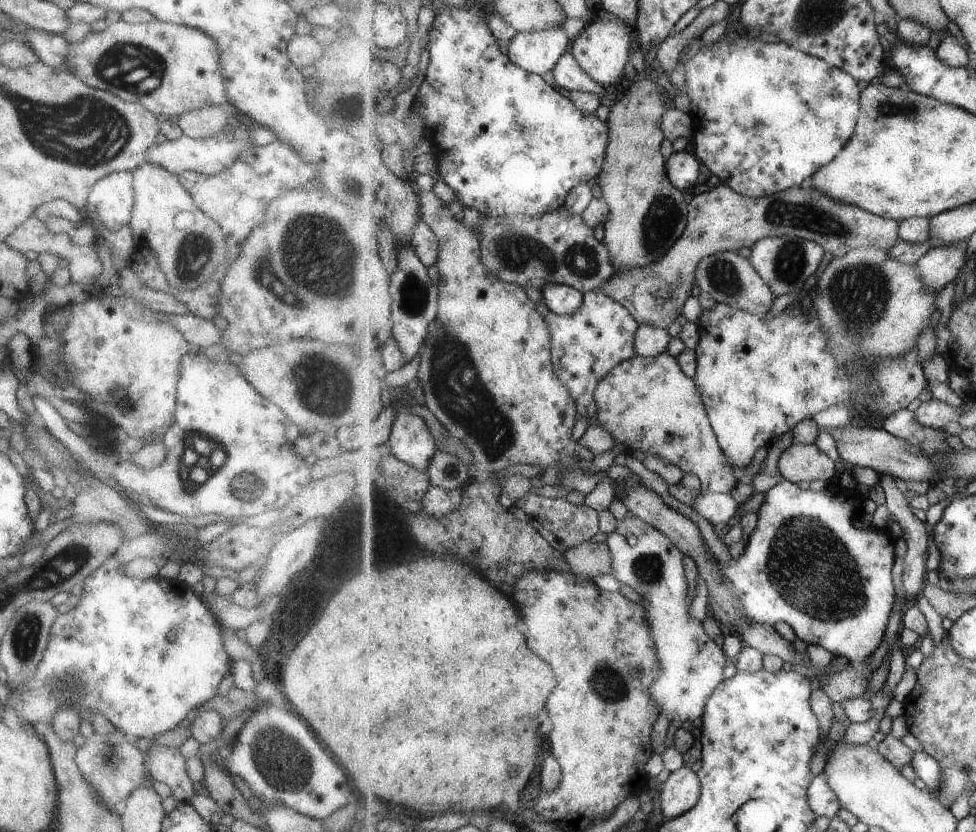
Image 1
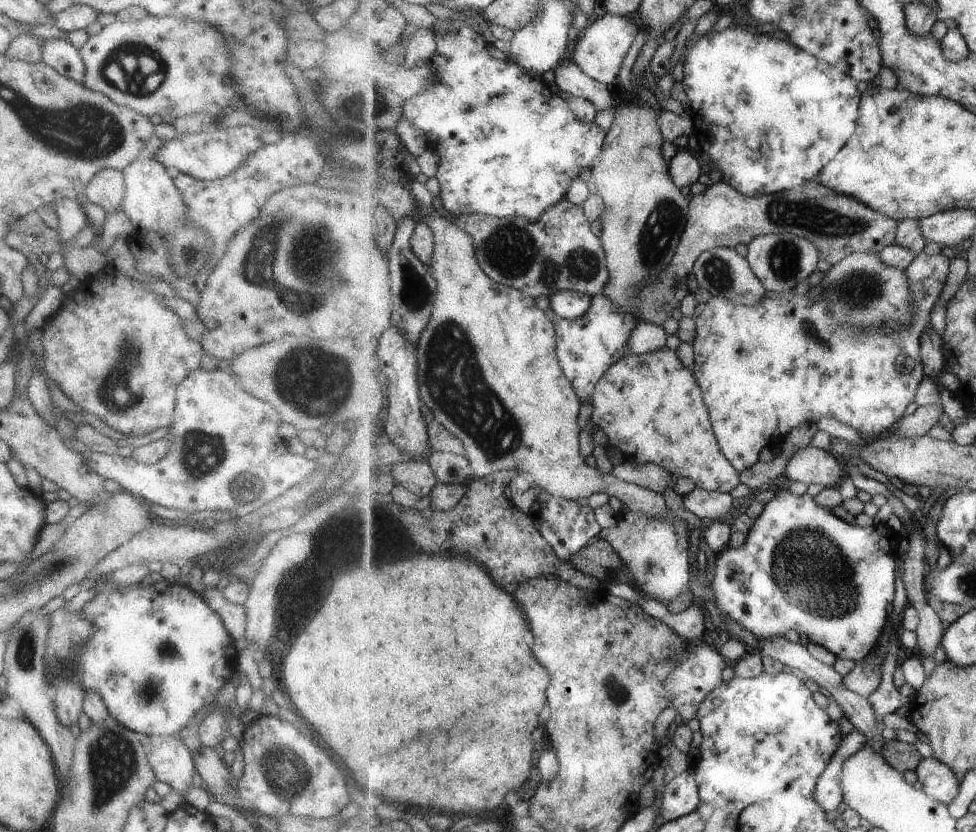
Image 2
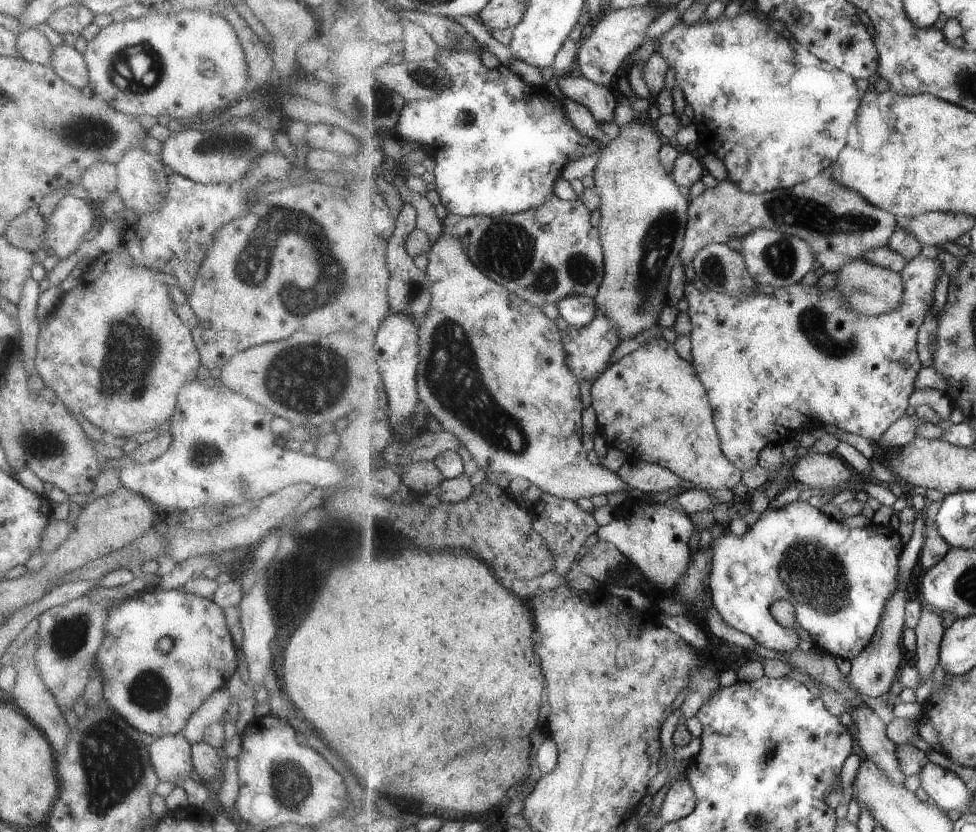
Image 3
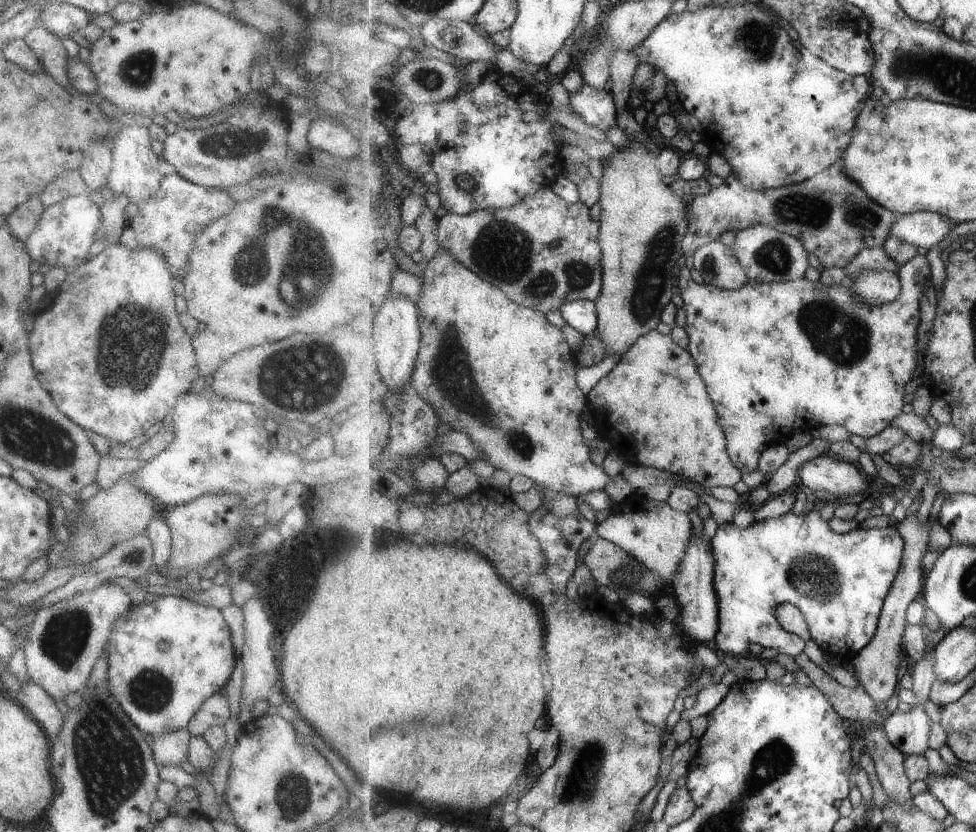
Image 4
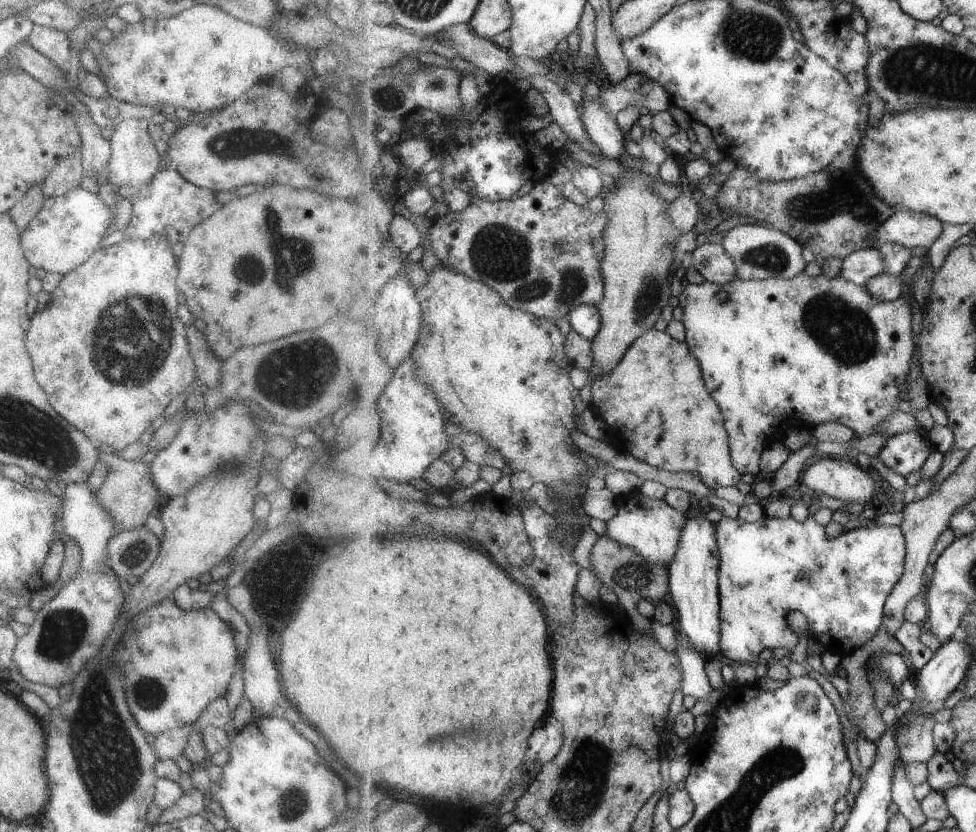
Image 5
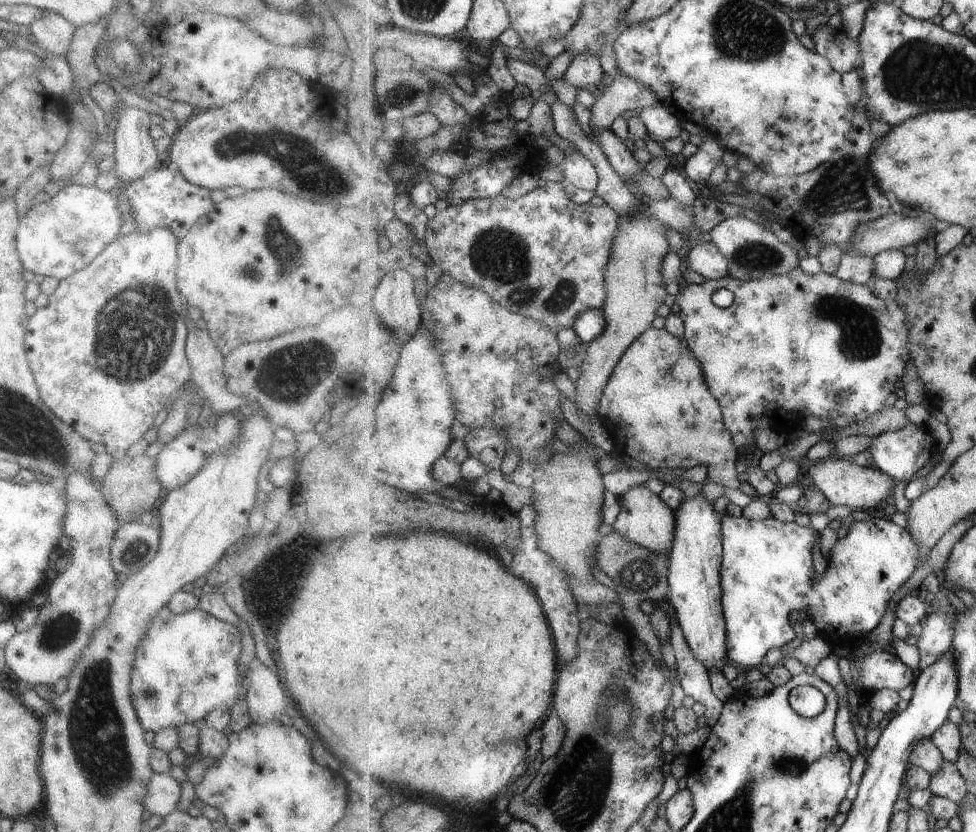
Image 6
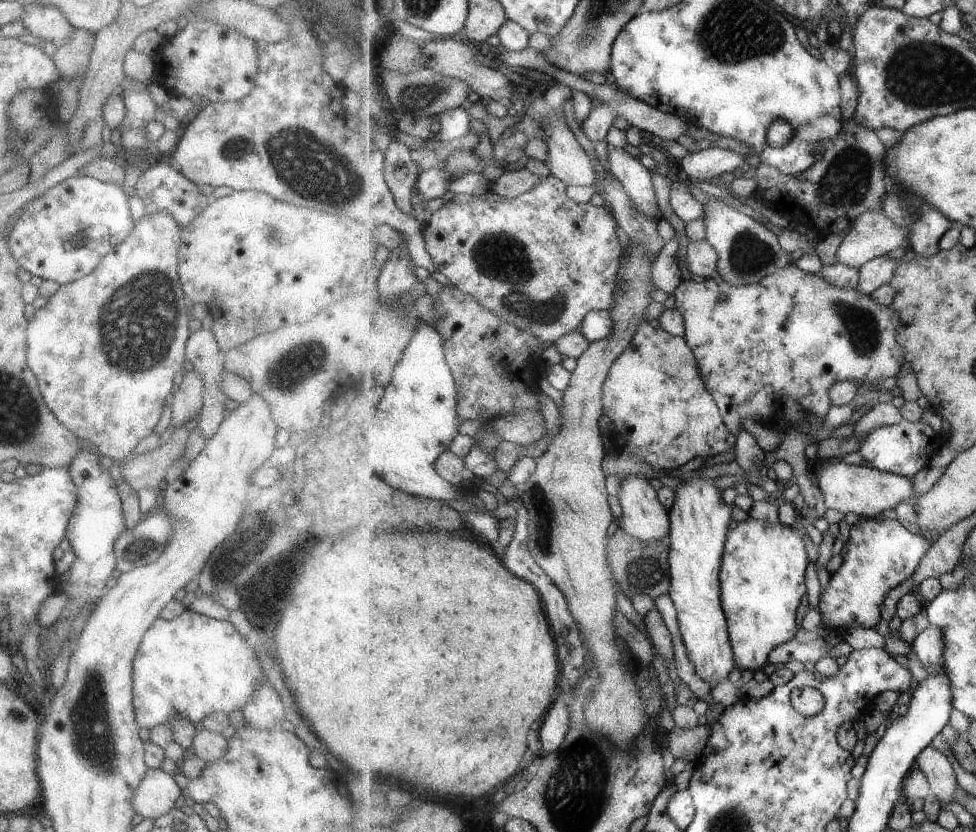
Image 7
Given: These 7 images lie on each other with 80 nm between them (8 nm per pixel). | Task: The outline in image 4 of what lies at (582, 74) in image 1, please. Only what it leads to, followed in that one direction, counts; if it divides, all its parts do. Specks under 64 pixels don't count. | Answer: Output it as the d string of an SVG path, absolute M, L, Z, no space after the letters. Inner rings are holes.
M583 82L576 92L571 93L571 99L574 111L585 124L603 134L605 139L611 128L619 127L619 110L609 89L597 90Z

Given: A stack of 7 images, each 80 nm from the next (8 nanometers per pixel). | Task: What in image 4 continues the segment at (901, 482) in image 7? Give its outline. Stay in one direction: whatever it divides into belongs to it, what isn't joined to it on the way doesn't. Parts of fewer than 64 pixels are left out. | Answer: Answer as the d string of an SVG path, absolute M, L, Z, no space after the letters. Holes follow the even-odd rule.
M825 454L807 462L799 470L799 483L809 492L817 490L829 497L867 495L867 480L852 463Z

